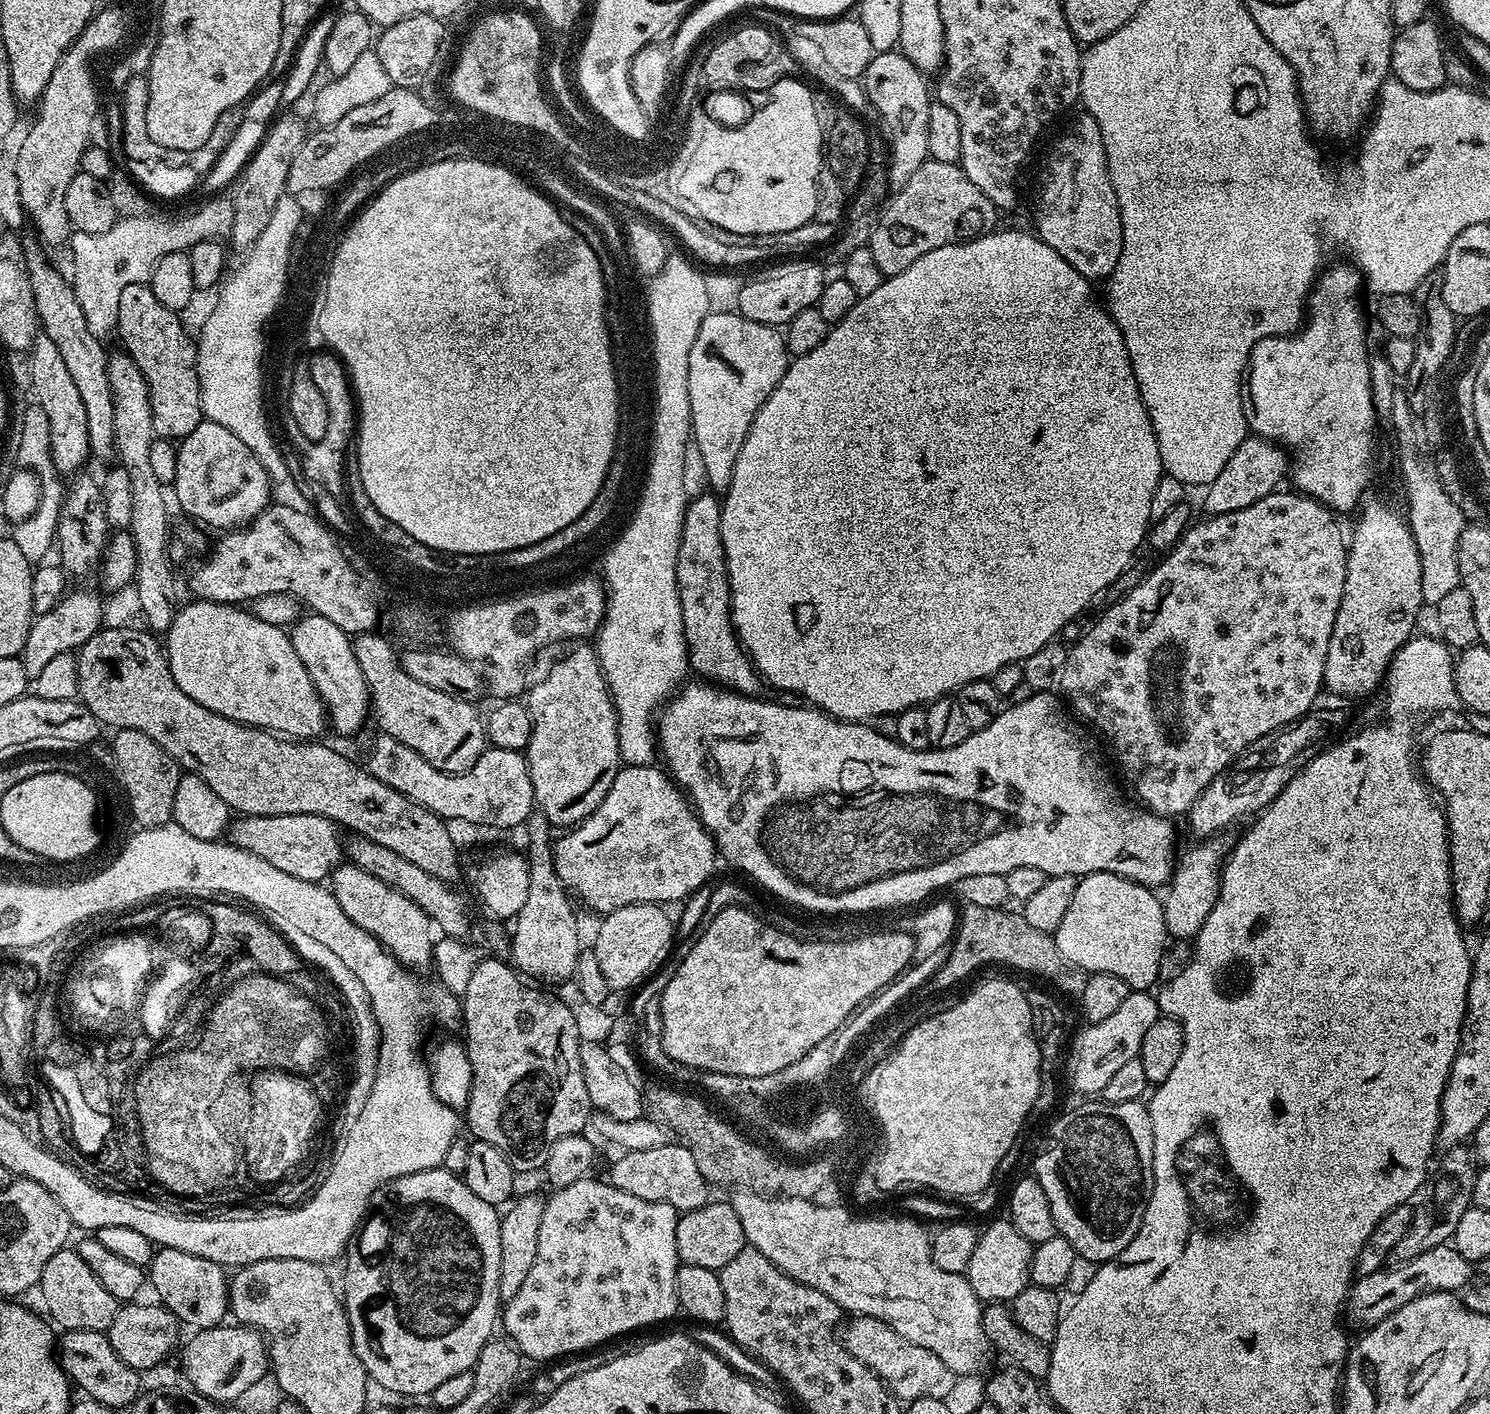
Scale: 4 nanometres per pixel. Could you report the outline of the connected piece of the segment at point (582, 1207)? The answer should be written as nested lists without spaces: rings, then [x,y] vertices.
[[[585,1178],[578,1182],[570,1182],[570,1186],[565,1188],[555,1189],[544,1201],[544,1213],[542,1214],[542,1227],[538,1230],[538,1258],[534,1258],[534,1267],[530,1270],[530,1275],[526,1278],[526,1282],[522,1285],[522,1290],[518,1290],[518,1294],[514,1294],[512,1300],[507,1301],[502,1308],[502,1328],[505,1328],[507,1339],[511,1340],[513,1344],[521,1354],[521,1357],[527,1358],[528,1356],[532,1360],[548,1360],[546,1362],[556,1362],[561,1358],[567,1357],[569,1354],[584,1354],[589,1350],[599,1349],[600,1344],[604,1344],[607,1340],[612,1340],[615,1336],[624,1336],[627,1332],[632,1332],[635,1328],[648,1328],[651,1324],[660,1324],[663,1320],[668,1320],[672,1315],[677,1315],[680,1303],[678,1302],[678,1294],[676,1293],[676,1275],[680,1269],[680,1255],[676,1249],[676,1222],[678,1219],[678,1213],[676,1209],[671,1208],[669,1204],[663,1204],[662,1202],[650,1202],[646,1198],[634,1198],[634,1194],[626,1194],[626,1190],[618,1190],[607,1179],[604,1180],[592,1180],[593,1178]]]

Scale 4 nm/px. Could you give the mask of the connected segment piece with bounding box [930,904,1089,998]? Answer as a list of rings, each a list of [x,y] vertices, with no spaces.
[[[964,904],[958,916],[951,946],[945,964],[930,979],[930,987],[934,993],[940,994],[945,991],[943,988],[954,987],[959,980],[966,979],[983,964],[1005,964],[1008,968],[1017,968],[1020,972],[1041,976],[1053,984],[1053,989],[1061,988],[1072,998],[1078,998],[1082,990],[1086,990],[1089,973],[1070,963],[1060,953],[1055,939],[1049,933],[1034,930],[1034,926],[1030,926],[1030,922],[1026,922],[1026,918],[1019,911],[1012,912],[1007,907],[1001,912],[995,912],[990,906]]]

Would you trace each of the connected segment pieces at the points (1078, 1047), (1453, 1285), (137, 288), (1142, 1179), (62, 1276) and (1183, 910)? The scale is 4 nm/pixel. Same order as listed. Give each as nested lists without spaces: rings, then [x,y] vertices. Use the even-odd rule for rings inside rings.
[[[1132,990],[1129,991],[1128,996],[1126,997],[1125,1000],[1122,1001],[1122,1006],[1118,1006],[1118,1010],[1114,1010],[1114,1014],[1110,1014],[1106,1019],[1104,1019],[1103,1022],[1094,1022],[1093,1024],[1090,1023],[1085,1023],[1083,1025],[1084,1029],[1081,1030],[1080,1033],[1077,1034],[1076,1037],[1073,1038],[1071,1037],[1070,1040],[1070,1047],[1067,1049],[1066,1052],[1066,1072],[1068,1068],[1068,1084],[1070,1087],[1073,1088],[1074,1091],[1076,1092],[1081,1092],[1082,1095],[1081,1097],[1084,1098],[1092,1098],[1095,1096],[1092,1096],[1095,1094],[1100,1094],[1103,1093],[1104,1087],[1106,1086],[1106,1082],[1109,1080],[1109,1078],[1116,1073],[1124,1065],[1126,1062],[1130,1062],[1131,1060],[1137,1059],[1140,1054],[1140,1047],[1142,1046],[1142,1037],[1145,1036],[1146,1030],[1150,1030],[1150,1026],[1154,1026],[1154,1022],[1158,1017],[1161,1015],[1160,1011],[1160,1002],[1159,999],[1151,991],[1148,990]]]
[[[1451,1243],[1438,1245],[1434,1249],[1426,1250],[1408,1261],[1393,1263],[1391,1266],[1379,1268],[1365,1276],[1360,1276],[1353,1283],[1350,1295],[1346,1301],[1346,1320],[1349,1325],[1367,1330],[1390,1318],[1394,1310],[1402,1310],[1406,1302],[1412,1302],[1423,1292],[1455,1292],[1468,1288],[1471,1276],[1474,1276],[1473,1265]]]
[[[147,283],[131,284],[118,294],[116,332],[124,343],[123,349],[134,358],[148,382],[157,437],[173,442],[183,440],[204,419],[196,369],[196,340],[188,337],[180,319],[154,298]]]
[[[1140,1100],[1118,1102],[1117,1104],[1103,1102],[1097,1102],[1097,1104],[1092,1104],[1096,1102],[1080,1103],[1084,1104],[1070,1109],[1065,1116],[1060,1116],[1053,1122],[1052,1129],[1048,1132],[1048,1141],[1045,1142],[1044,1149],[1037,1154],[1031,1171],[1034,1173],[1036,1181],[1042,1186],[1042,1190],[1046,1190],[1046,1198],[1050,1202],[1050,1214],[1054,1214],[1054,1226],[1057,1233],[1062,1238],[1066,1238],[1066,1242],[1070,1242],[1070,1246],[1074,1246],[1077,1256],[1093,1260],[1099,1266],[1105,1260],[1113,1260],[1122,1250],[1126,1250],[1126,1246],[1130,1246],[1134,1234],[1138,1234],[1138,1230],[1142,1226],[1142,1218],[1146,1214],[1146,1206],[1154,1186],[1154,1126],[1150,1122],[1147,1103],[1141,1103]]]
[[[71,1247],[61,1248],[58,1254],[54,1254],[54,1258],[50,1258],[50,1262],[46,1262],[46,1270],[42,1270],[42,1278],[38,1285],[39,1292],[41,1298],[44,1299],[45,1306],[48,1307],[47,1315],[57,1325],[60,1323],[61,1329],[70,1332],[94,1330],[107,1333],[110,1322],[114,1322],[114,1314],[118,1307],[118,1301],[114,1298],[114,1294],[110,1294],[110,1290],[106,1290],[106,1286],[102,1286],[102,1282],[98,1282],[98,1278],[94,1278],[94,1270],[90,1270],[90,1266],[86,1266],[86,1262],[82,1262],[82,1258]]]
[[[1217,834],[1199,841],[1197,848],[1192,848],[1184,857],[1175,861],[1172,878],[1166,885],[1162,903],[1164,906],[1164,925],[1169,937],[1175,940],[1191,941],[1202,930],[1202,922],[1210,918],[1210,910],[1214,910],[1214,902],[1218,902],[1220,893],[1220,873],[1224,861],[1228,859],[1230,840],[1227,835]]]

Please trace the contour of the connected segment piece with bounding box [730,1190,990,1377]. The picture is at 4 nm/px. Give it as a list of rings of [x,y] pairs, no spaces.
[[[747,1190],[735,1191],[732,1195],[734,1196],[731,1196],[730,1202],[734,1206],[734,1212],[742,1225],[747,1245],[758,1249],[764,1257],[774,1262],[787,1276],[802,1282],[804,1285],[810,1286],[812,1289],[821,1290],[821,1292],[831,1298],[832,1301],[837,1302],[838,1306],[845,1313],[855,1314],[857,1316],[873,1316],[882,1322],[886,1322],[895,1332],[902,1334],[902,1338],[906,1338],[910,1342],[914,1342],[918,1346],[930,1350],[930,1354],[938,1354],[938,1358],[942,1358],[942,1362],[946,1362],[946,1366],[950,1366],[950,1370],[954,1370],[957,1377],[975,1376],[983,1373],[983,1368],[988,1364],[990,1345],[986,1334],[982,1330],[982,1302],[974,1294],[974,1290],[970,1286],[967,1275],[950,1274],[937,1266],[932,1257],[930,1232],[927,1232],[927,1230],[923,1228],[925,1225],[921,1223],[919,1219],[909,1218],[907,1215],[904,1215],[905,1217],[884,1216],[881,1220],[867,1220],[864,1216],[851,1216],[846,1209],[840,1206],[816,1205],[816,1202],[812,1200],[768,1197],[759,1192],[750,1192]]]

